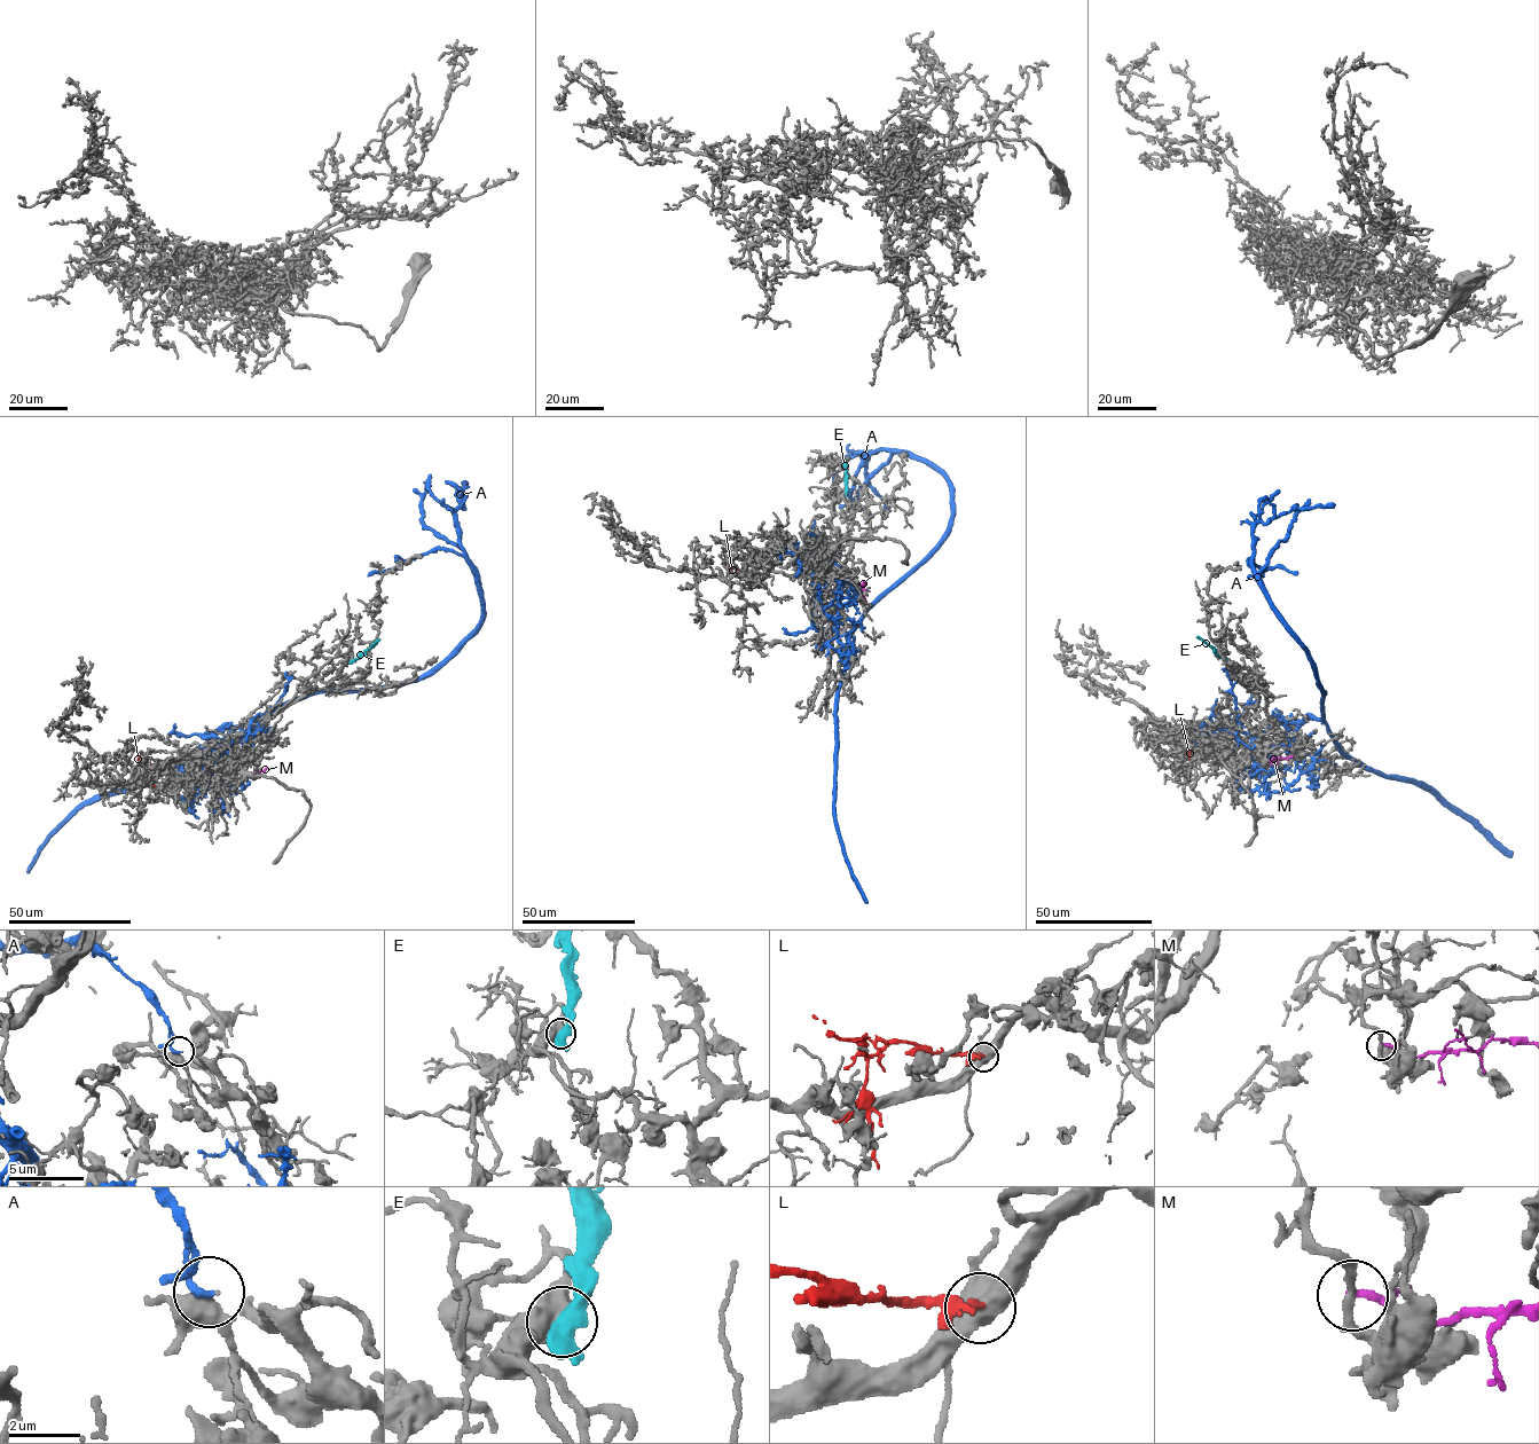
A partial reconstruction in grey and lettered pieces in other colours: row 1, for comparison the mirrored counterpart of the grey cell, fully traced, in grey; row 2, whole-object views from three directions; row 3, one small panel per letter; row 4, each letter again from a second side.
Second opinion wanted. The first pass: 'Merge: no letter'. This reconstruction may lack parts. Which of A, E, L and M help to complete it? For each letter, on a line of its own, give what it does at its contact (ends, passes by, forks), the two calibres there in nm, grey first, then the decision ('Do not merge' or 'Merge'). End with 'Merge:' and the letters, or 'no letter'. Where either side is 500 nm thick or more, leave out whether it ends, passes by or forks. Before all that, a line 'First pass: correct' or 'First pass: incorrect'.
First pass: correct
A: It passes by. Thickness 400 nm (grey) against 150 nm. Do not merge
E: Thickness 600 nm (grey) against 480 nm. Do not merge
L: Thickness 600 nm (grey) against 120 nm. Do not merge
M: It passes by. Thickness 220 nm (grey) against 140 nm. Do not merge
Merge: no letter

